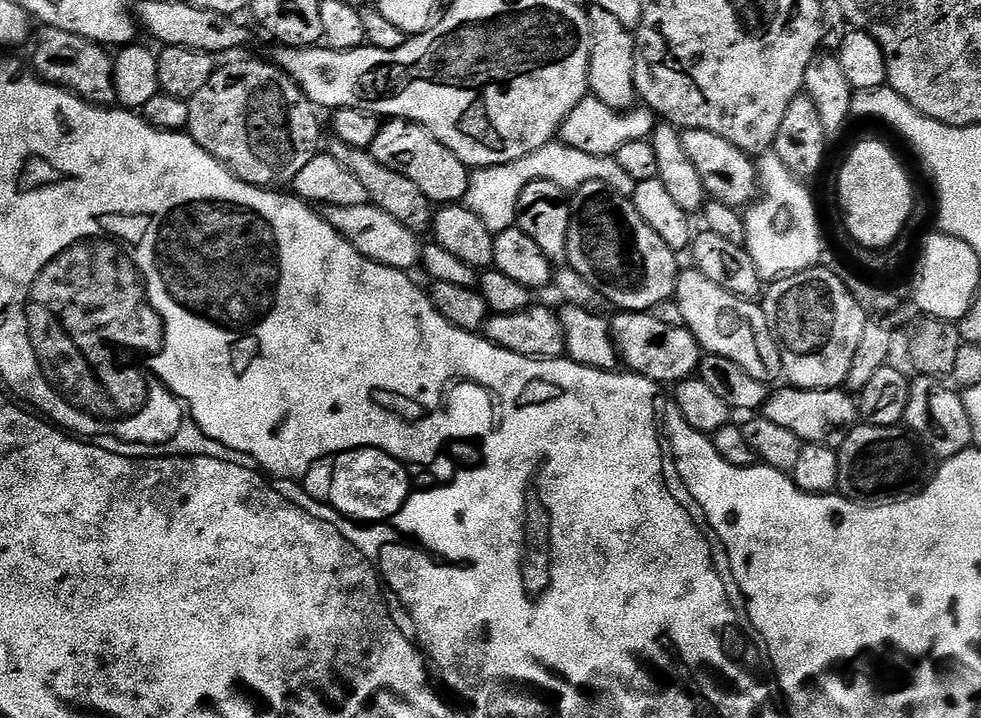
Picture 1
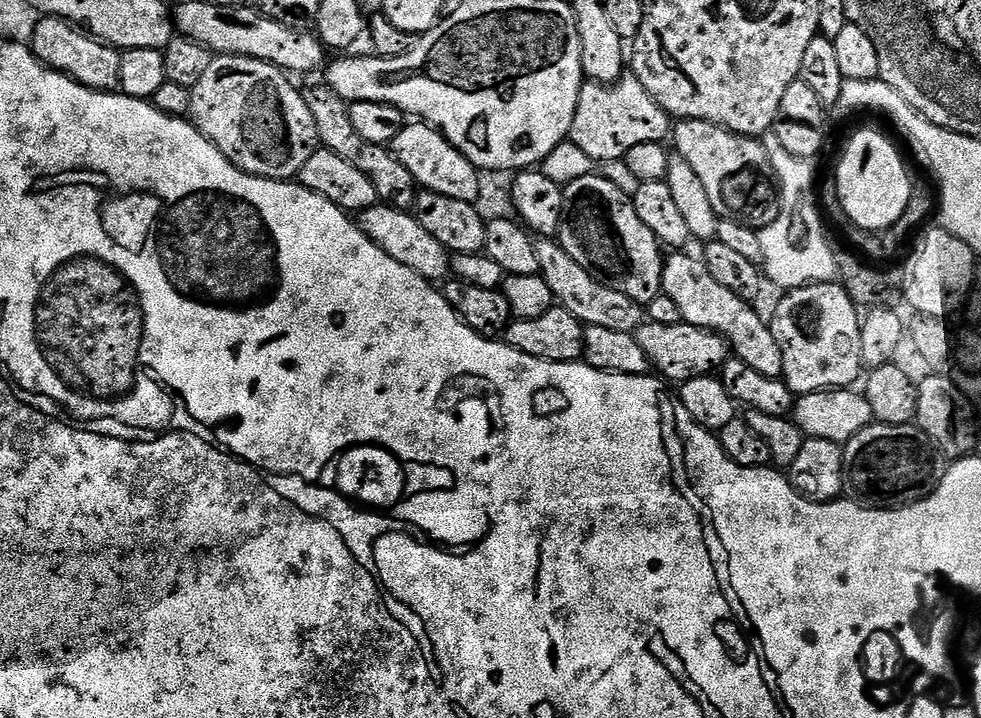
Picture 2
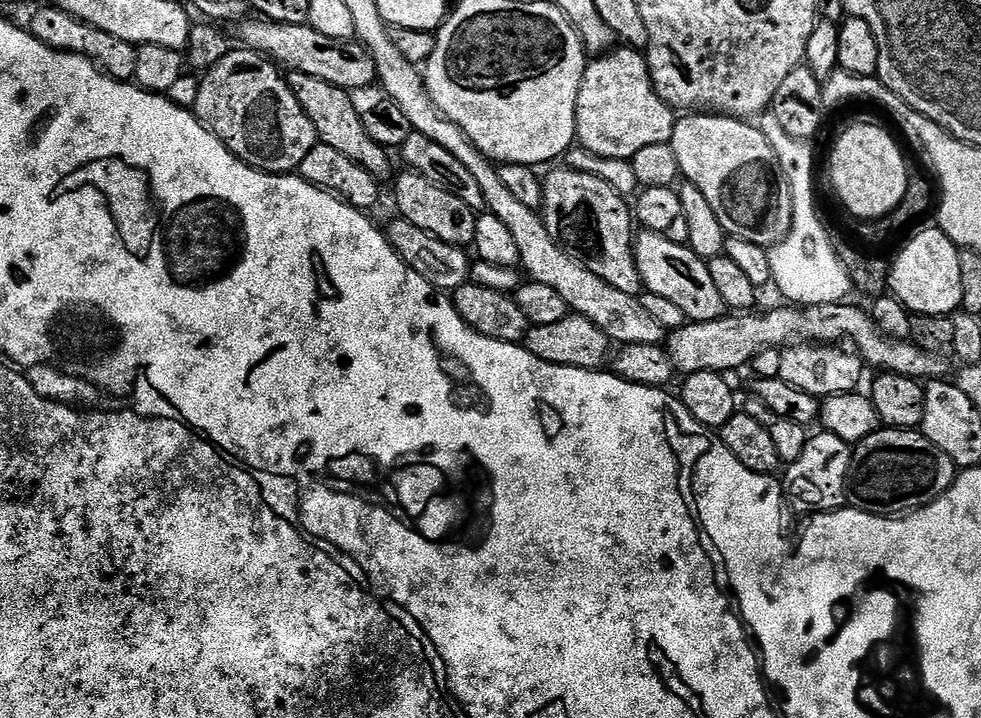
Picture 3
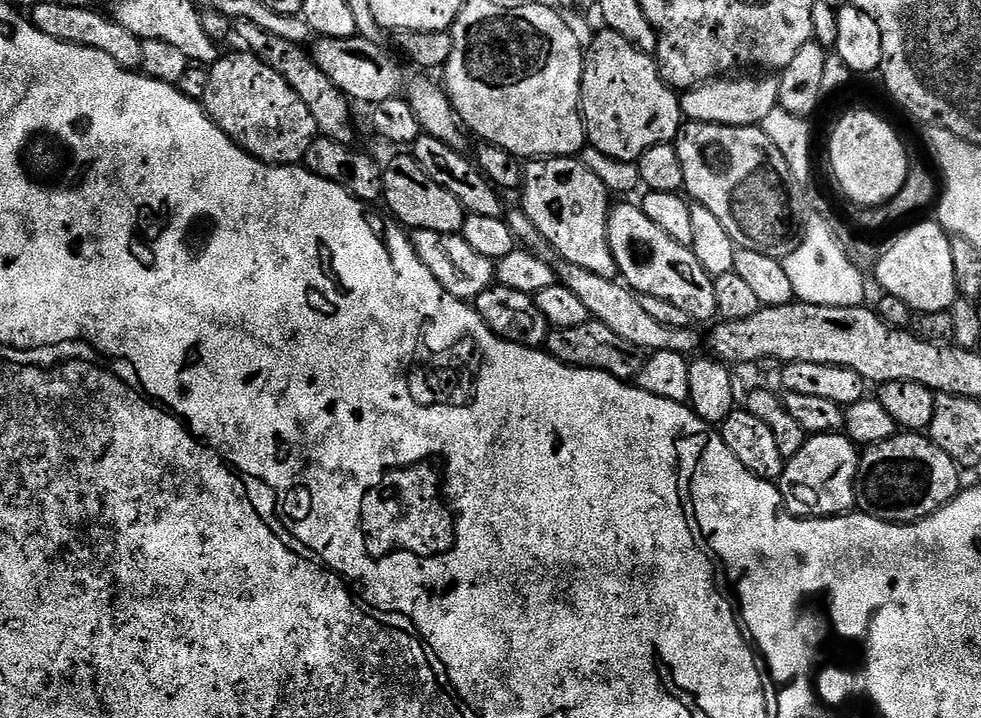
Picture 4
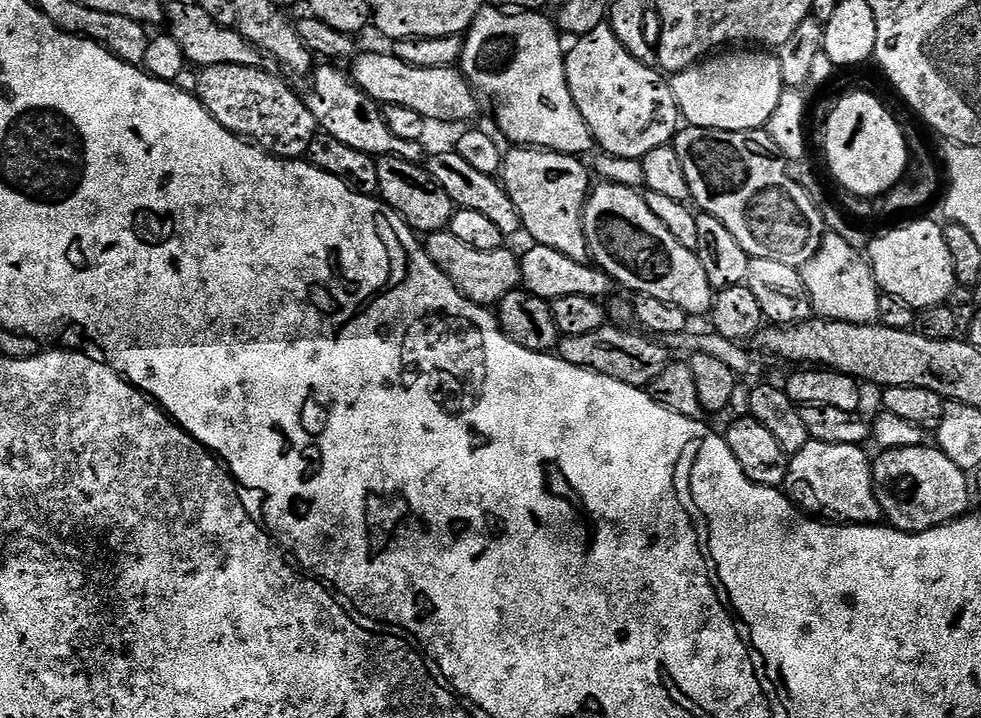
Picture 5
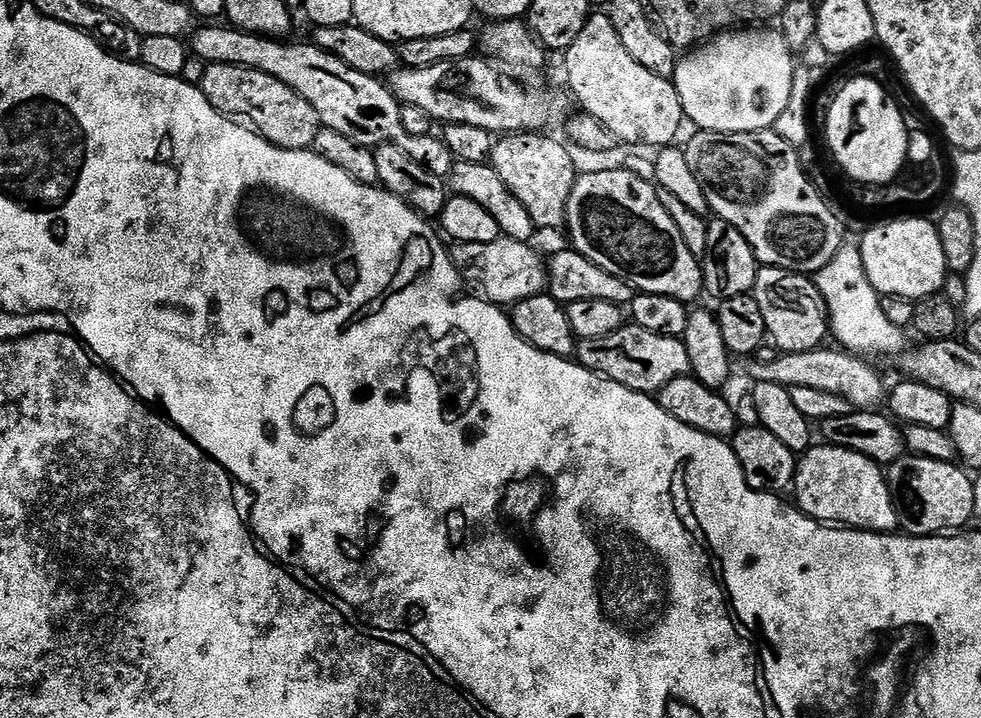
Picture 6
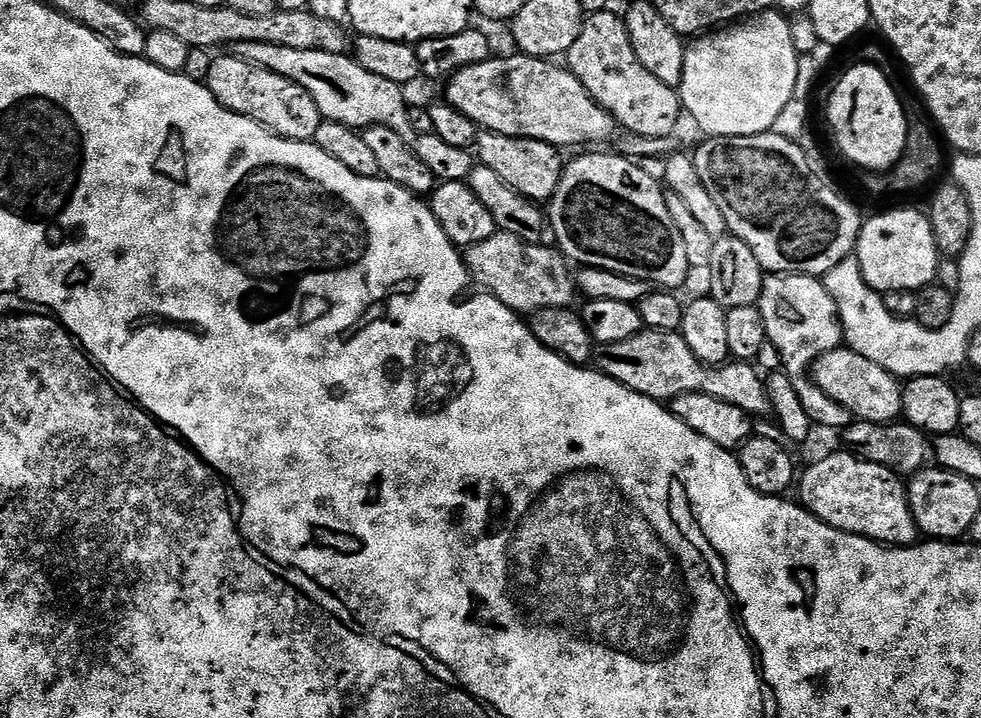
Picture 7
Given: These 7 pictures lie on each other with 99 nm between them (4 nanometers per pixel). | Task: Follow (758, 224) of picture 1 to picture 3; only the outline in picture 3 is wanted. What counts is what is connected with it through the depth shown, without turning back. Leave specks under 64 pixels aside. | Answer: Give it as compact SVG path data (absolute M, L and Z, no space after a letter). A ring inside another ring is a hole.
M771 110L759 117L758 127L762 134L766 134L766 142L774 146L774 154L778 154L778 162L790 182L790 194L794 198L794 218L790 234L781 244L774 244L768 249L772 284L792 306L845 303L851 297L848 295L853 295L854 292L852 279L834 250L829 229L824 229L824 224L816 213L816 184L812 181L816 172L812 169L809 141L790 138L790 134L786 134Z

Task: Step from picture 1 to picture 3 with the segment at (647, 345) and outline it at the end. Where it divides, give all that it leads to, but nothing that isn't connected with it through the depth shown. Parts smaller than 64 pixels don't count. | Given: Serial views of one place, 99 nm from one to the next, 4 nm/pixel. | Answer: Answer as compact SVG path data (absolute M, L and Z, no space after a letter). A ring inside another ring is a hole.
M852 302L842 304L810 304L803 308L800 306L783 306L784 308L772 308L769 312L753 311L751 314L725 314L719 316L717 320L697 320L681 326L681 328L671 329L666 336L666 349L670 358L674 362L677 373L689 376L699 372L718 372L721 374L732 374L735 368L740 368L743 364L751 365L755 361L759 352L764 352L768 348L777 350L785 346L795 345L797 342L815 342L821 346L836 346L840 340L849 340L858 349L858 355L869 369L876 368L880 372L893 372L903 376L912 376L921 382L929 380L939 380L947 377L948 360L930 354L922 350L918 345L908 340L891 340L889 336L880 333L880 327L872 321L871 315L860 308L855 308Z

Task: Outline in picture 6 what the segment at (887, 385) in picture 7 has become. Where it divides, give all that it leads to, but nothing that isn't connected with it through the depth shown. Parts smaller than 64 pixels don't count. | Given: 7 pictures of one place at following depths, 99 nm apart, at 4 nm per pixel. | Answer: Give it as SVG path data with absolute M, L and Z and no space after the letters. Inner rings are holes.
M821 346L805 352L786 352L771 363L752 358L747 361L748 372L755 382L778 382L790 389L806 386L810 390L818 390L831 396L845 396L856 410L872 410L883 405L886 400L886 384L884 388L883 378L864 361L867 359L836 346L828 347Z

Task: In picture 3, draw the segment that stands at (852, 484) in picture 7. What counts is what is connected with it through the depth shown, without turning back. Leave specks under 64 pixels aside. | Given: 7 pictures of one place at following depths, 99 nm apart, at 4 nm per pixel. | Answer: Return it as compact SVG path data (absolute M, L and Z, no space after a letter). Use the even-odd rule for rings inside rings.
M820 430L809 435L806 450L798 457L798 462L787 465L782 476L782 487L787 499L800 508L809 508L809 513L834 512L845 507L848 500L848 471L852 465L853 445L834 434Z

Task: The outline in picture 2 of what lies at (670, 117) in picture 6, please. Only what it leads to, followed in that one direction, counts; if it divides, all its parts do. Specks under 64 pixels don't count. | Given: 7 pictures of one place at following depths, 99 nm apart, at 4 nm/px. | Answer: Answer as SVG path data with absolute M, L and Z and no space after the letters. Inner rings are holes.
M625 74L609 86L599 82L585 83L578 94L570 142L578 150L590 154L598 162L623 160L624 155L642 142L664 142L670 136L670 117L656 99L638 82L638 78Z

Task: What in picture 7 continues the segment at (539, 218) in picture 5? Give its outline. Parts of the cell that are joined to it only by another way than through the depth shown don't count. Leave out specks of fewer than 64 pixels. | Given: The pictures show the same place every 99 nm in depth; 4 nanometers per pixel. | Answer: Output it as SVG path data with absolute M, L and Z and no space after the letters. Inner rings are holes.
M487 130L481 131L477 135L474 152L479 163L494 170L494 174L498 174L498 178L502 178L502 182L506 182L506 186L510 186L528 200L537 202L551 201L552 195L558 190L558 182L566 163L565 157L560 157L563 156L561 149L554 144L547 144L541 140L527 140L521 136L507 136Z

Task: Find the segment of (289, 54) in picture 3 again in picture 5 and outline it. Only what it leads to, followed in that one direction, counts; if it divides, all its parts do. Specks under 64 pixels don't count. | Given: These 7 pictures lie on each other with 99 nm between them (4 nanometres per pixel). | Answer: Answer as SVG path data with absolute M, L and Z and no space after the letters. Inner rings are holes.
M388 50L361 51L350 65L352 79L381 106L406 106L409 110L418 110L418 114L422 114L429 122L441 120L444 124L452 124L455 120L472 120L480 112L481 97L459 67L414 66L410 62L402 62L402 58L392 55Z

